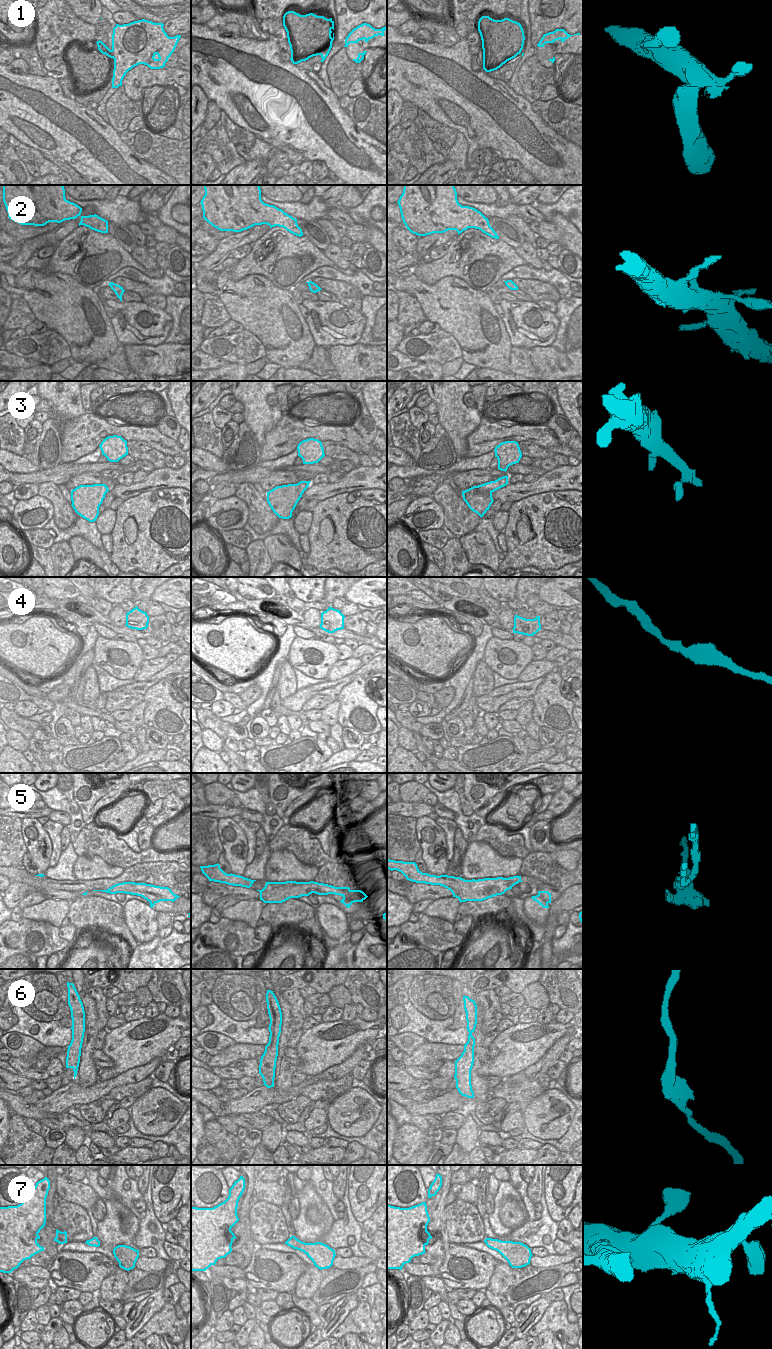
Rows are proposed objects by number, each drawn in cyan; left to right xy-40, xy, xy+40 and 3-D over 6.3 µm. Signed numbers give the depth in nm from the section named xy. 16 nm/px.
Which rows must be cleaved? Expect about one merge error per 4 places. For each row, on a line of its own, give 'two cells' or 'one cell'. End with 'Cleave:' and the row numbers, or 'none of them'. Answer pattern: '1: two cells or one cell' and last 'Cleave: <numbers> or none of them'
1: two cells
2: one cell
3: one cell
4: one cell
5: two cells
6: one cell
7: one cell
Cleave: 1, 5

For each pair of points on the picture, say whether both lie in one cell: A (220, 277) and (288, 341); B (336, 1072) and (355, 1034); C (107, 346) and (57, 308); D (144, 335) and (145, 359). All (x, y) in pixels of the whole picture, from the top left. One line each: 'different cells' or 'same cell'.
A: same cell
B: different cells
C: same cell
D: different cells

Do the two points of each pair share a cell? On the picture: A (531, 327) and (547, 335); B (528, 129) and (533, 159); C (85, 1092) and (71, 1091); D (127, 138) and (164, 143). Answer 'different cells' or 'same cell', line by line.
A: same cell
B: same cell
C: same cell
D: same cell

